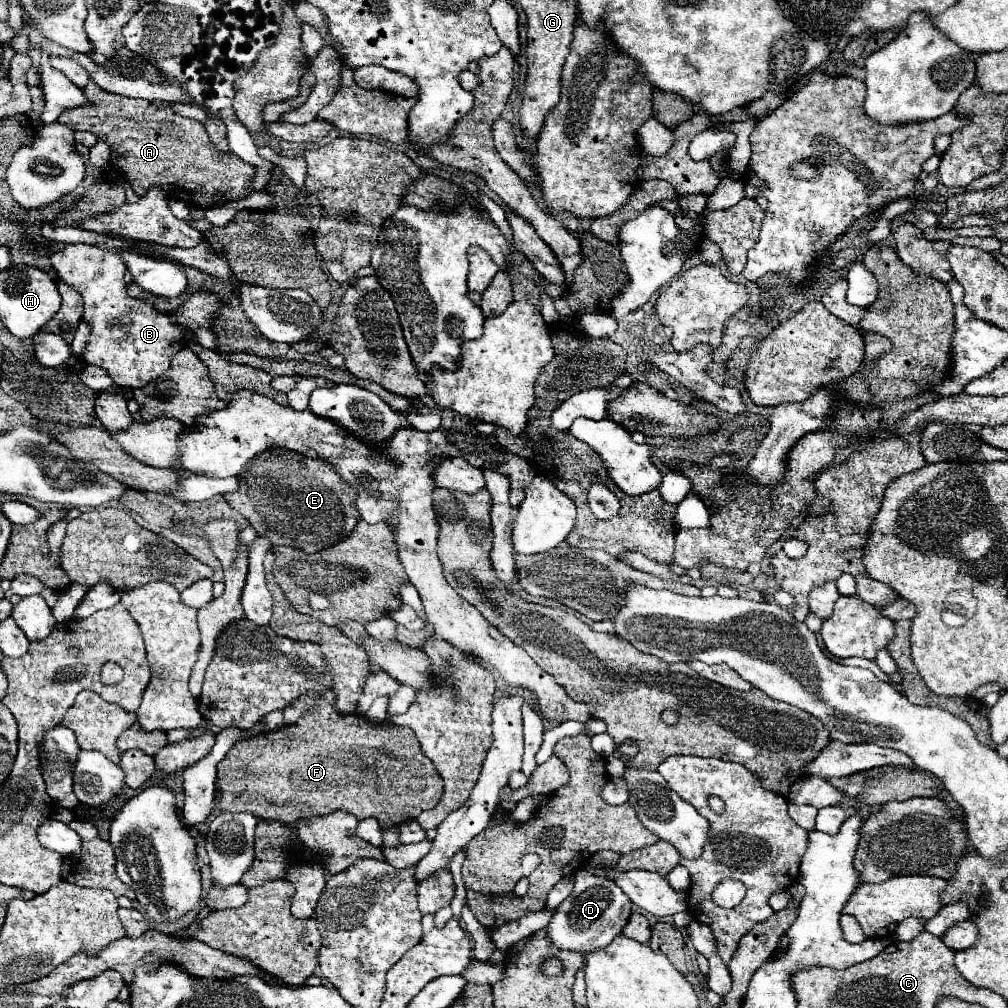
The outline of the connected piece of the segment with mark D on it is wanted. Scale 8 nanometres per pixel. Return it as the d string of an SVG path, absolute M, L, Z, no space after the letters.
M578 871L574 891L554 911L550 923L546 925L546 933L552 945L556 945L558 949L582 953L582 957L586 959L590 953L610 945L610 941L622 933L632 913L630 907L632 907L632 901L614 881L606 877L596 877L586 871Z

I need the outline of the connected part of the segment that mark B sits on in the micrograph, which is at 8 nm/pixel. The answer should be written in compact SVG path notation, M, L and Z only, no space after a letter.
M66 245L52 255L52 265L58 277L84 299L84 321L92 325L92 335L82 353L84 361L106 369L116 385L138 389L160 377L170 367L170 359L184 347L182 329L192 329L202 347L216 349L216 337L210 329L212 317L218 311L214 295L196 293L186 299L176 315L164 315L152 305L128 297L124 283L126 265L112 251L92 245Z

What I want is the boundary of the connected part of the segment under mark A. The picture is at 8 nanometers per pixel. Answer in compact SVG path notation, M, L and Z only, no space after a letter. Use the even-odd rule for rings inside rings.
M88 81L84 95L90 103L64 111L58 121L74 131L90 131L108 141L112 149L112 163L124 171L136 195L158 185L172 199L180 199L194 207L214 207L238 201L250 193L248 187L254 177L254 165L244 163L234 153L218 151L202 123L180 117L170 109L152 107L142 99L104 91L94 81ZM144 117L164 117L164 121Z

